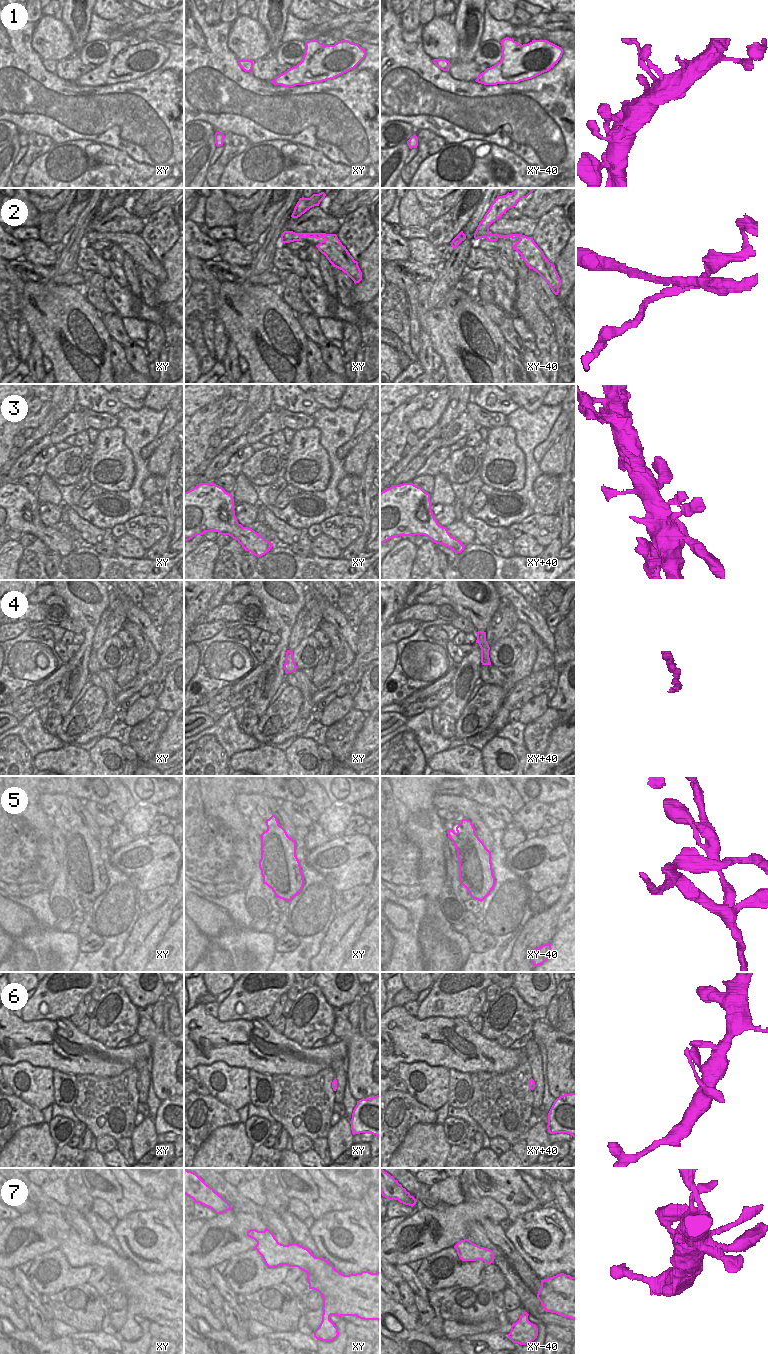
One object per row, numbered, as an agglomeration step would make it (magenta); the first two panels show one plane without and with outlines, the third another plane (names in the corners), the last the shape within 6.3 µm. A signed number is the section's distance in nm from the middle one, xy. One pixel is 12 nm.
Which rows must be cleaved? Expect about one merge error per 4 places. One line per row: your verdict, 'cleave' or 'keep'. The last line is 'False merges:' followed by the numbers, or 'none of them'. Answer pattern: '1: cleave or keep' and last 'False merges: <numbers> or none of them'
1: keep
2: cleave
3: keep
4: keep
5: cleave
6: keep
7: keep
False merges: 2, 5

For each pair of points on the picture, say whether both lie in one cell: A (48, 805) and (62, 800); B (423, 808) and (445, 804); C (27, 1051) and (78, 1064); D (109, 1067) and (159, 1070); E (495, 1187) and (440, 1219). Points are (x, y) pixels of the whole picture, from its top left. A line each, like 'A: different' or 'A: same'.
A: same
B: different
C: same
D: different
E: different

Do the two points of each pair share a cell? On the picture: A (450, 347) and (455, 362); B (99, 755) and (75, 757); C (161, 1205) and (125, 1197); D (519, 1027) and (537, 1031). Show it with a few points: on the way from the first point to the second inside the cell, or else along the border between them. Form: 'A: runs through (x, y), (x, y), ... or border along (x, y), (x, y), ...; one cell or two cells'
A: runs through (454, 351), (455, 358); one cell
B: border along (88, 752), (93, 765); two cells
C: runs through (152, 1204), (142, 1203), (134, 1199); one cell
D: border along (534, 1021), (529, 1032); two cells

